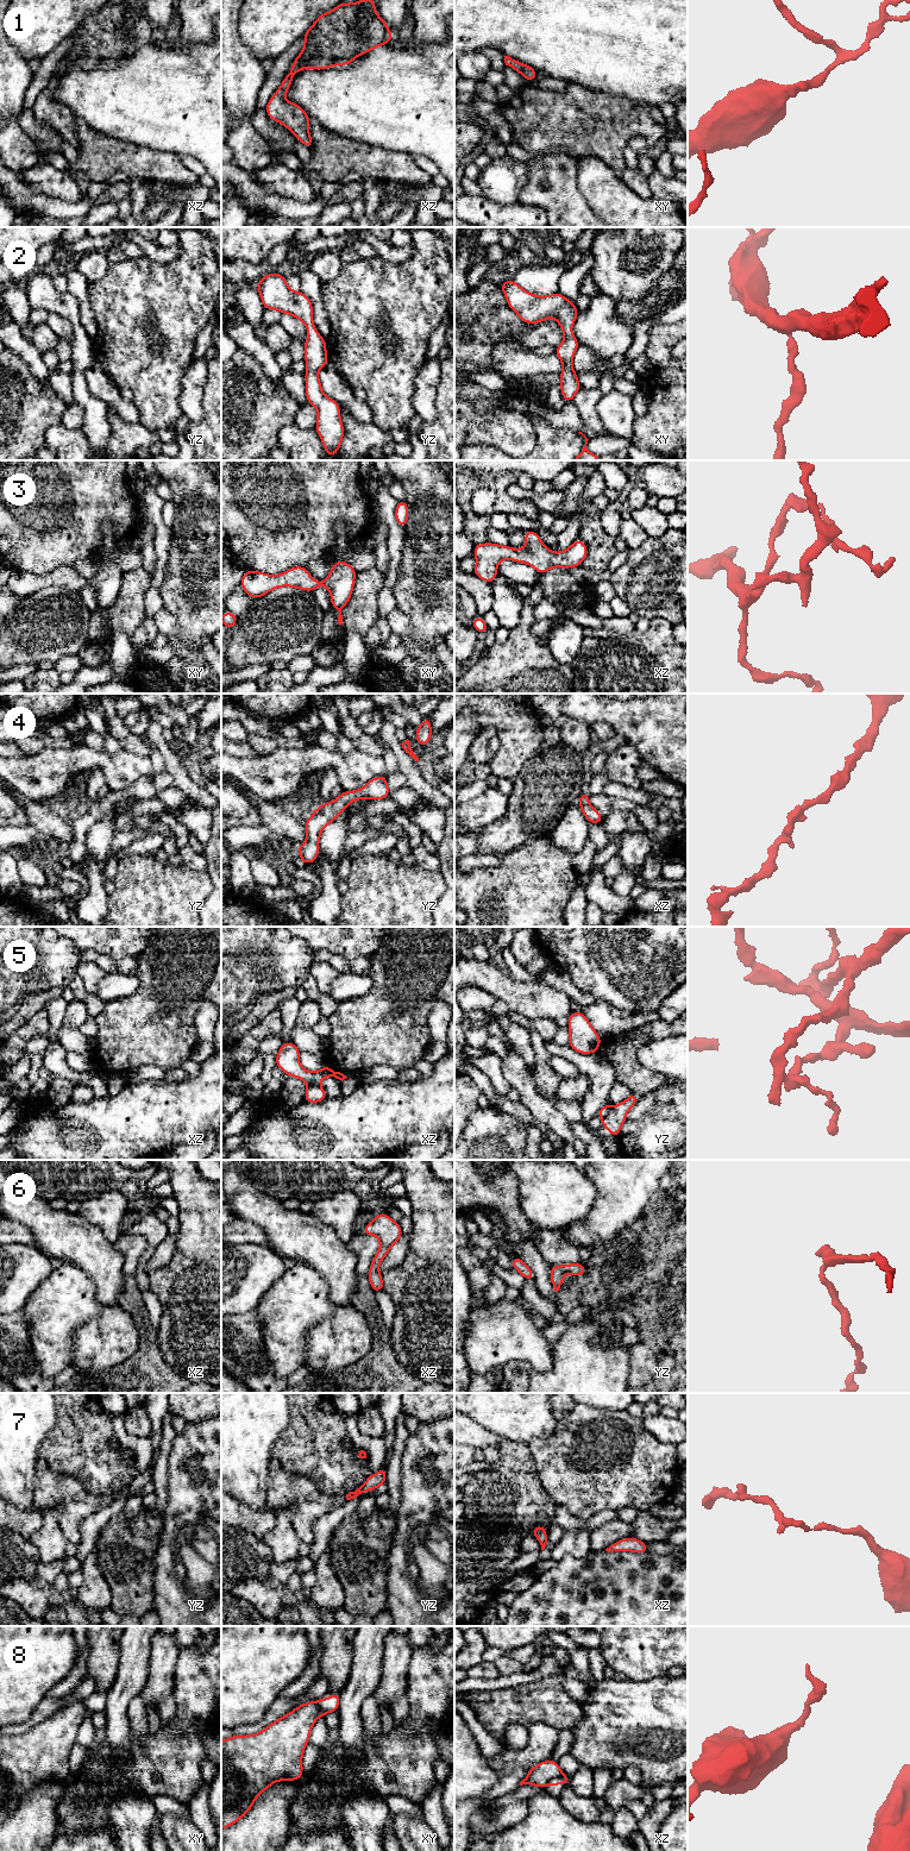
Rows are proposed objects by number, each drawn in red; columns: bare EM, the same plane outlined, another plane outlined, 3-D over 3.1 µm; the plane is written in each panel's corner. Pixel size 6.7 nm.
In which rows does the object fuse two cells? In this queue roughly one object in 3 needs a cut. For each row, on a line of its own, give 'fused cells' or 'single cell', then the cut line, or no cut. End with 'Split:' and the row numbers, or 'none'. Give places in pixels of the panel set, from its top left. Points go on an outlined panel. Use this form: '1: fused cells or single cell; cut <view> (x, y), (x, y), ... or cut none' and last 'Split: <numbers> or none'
1: single cell; cut none
2: single cell; cut none
3: single cell; cut none
4: single cell; cut none
5: fused cells; cut yz (610, 1106), (602, 1119)
6: single cell; cut none
7: single cell; cut none
8: fused cells; cut xz (562, 1774), (553, 1777), (546, 1784)
Split: 5, 8

